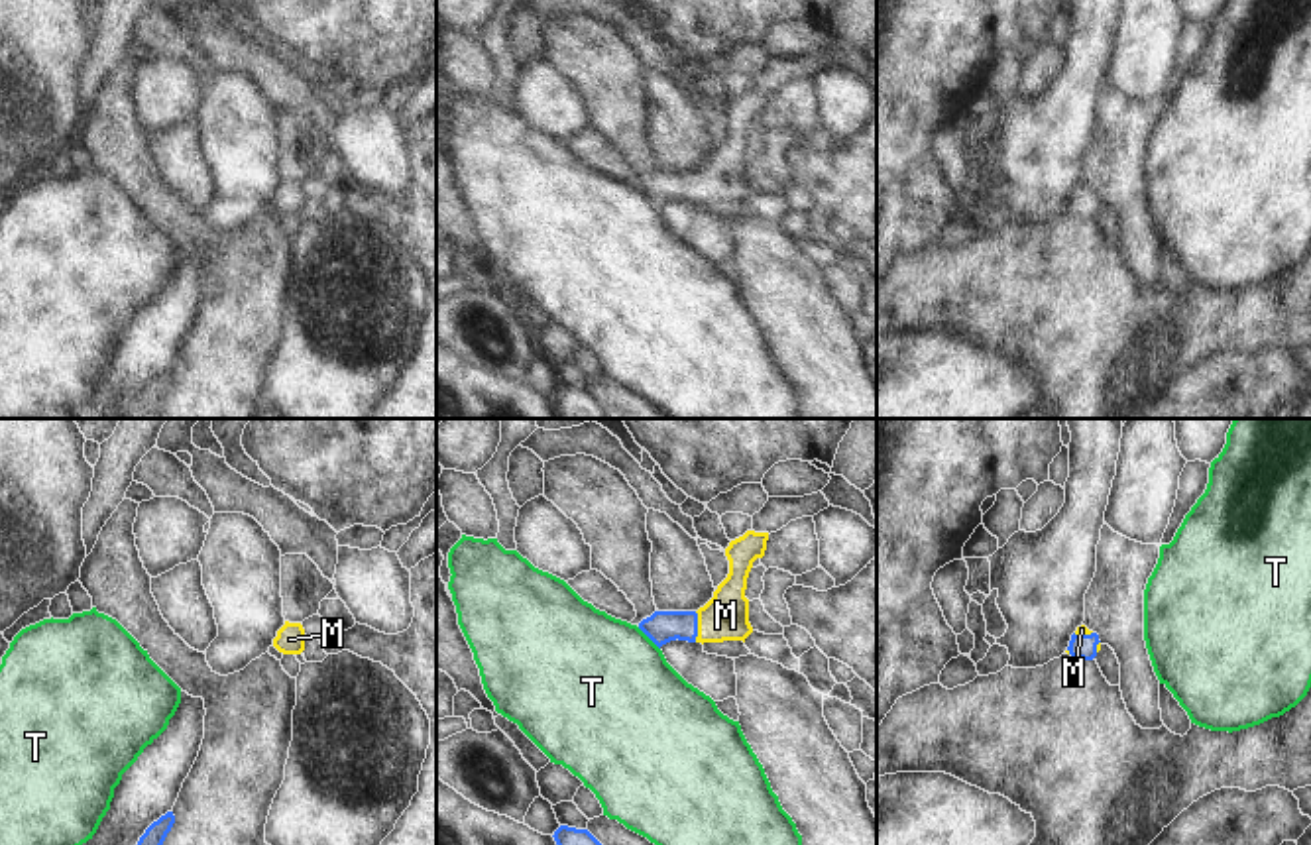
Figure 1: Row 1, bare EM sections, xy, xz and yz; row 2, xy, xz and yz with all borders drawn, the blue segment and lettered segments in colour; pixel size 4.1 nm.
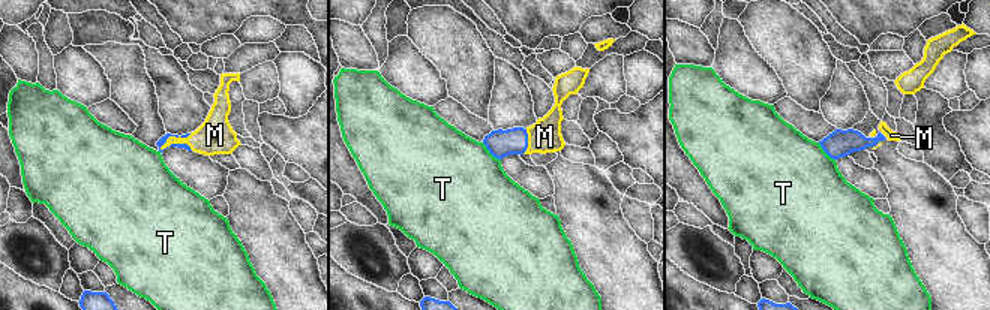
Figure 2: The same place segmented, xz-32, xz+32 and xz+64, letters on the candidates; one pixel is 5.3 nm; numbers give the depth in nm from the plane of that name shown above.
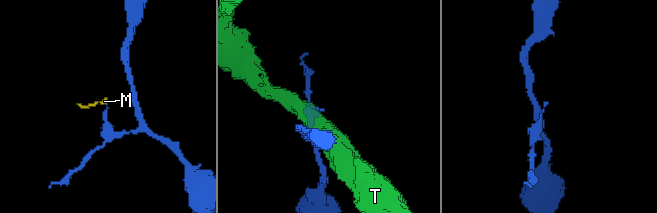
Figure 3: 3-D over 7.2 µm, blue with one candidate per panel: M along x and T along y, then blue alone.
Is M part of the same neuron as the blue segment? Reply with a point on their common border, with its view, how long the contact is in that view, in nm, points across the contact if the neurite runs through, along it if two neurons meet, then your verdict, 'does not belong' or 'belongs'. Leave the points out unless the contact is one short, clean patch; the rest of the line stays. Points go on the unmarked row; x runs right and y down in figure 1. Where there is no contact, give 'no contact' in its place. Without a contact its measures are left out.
xz (696, 187) | 130 nm | across xz (661, 187), (696, 187), (726, 175) | belongs

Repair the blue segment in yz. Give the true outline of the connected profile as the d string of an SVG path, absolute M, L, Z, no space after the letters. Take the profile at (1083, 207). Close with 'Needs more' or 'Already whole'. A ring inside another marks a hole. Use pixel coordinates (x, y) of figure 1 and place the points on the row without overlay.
M1081 185L1071 195L1071 200L1065 212L1071 214L1073 218L1093 220L1099 210L1101 210L1099 195L1089 191L1085 185Z. Needs more.

